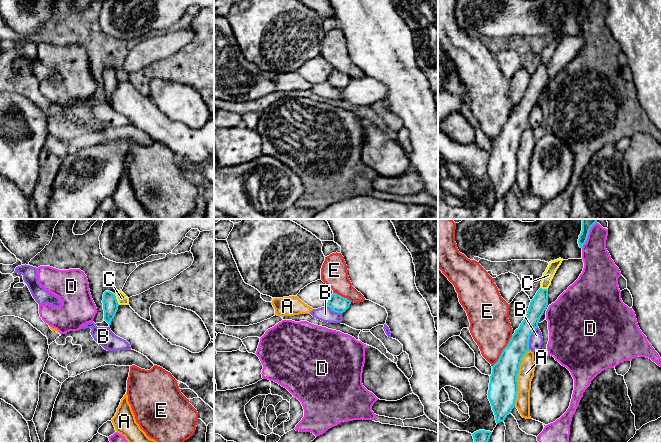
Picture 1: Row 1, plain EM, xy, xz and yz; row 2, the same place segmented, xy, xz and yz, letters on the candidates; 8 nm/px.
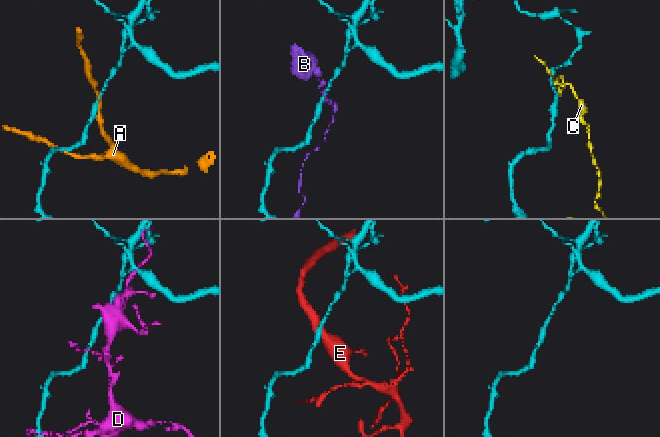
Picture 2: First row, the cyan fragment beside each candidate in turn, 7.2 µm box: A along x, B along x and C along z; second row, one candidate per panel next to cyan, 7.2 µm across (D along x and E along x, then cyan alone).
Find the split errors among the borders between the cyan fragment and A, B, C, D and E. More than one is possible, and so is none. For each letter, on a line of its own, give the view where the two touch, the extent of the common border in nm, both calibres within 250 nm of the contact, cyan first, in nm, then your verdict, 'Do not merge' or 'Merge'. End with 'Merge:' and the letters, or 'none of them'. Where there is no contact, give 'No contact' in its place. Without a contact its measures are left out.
A: Touches cyan in yz. Shared border 480 nm. Thickness 240 nm (cyan) against 130 nm. Do not merge
B: Touches cyan in yz. Shared border 200 nm. Thickness 180 nm (cyan) against 110 nm. Do not merge
C: Touches cyan in xy. Shared border 100 nm. Thickness 130 nm (cyan) against 80 nm. Do not merge
D: Touches cyan in yz. Shared border 240 nm. Thickness 110 nm (cyan) against 220 nm. Do not merge
E: Touches cyan in yz. Shared border 300 nm. Thickness 220 nm (cyan) against 320 nm. Do not merge
Merge: none of them

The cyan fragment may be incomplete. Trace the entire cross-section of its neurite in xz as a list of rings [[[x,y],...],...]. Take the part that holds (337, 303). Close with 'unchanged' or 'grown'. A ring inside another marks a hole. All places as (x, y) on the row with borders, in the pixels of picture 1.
[[[333,293],[328,299],[327,306],[334,312],[343,313],[345,312],[351,304],[351,301],[344,298],[336,293]]] | unchanged

